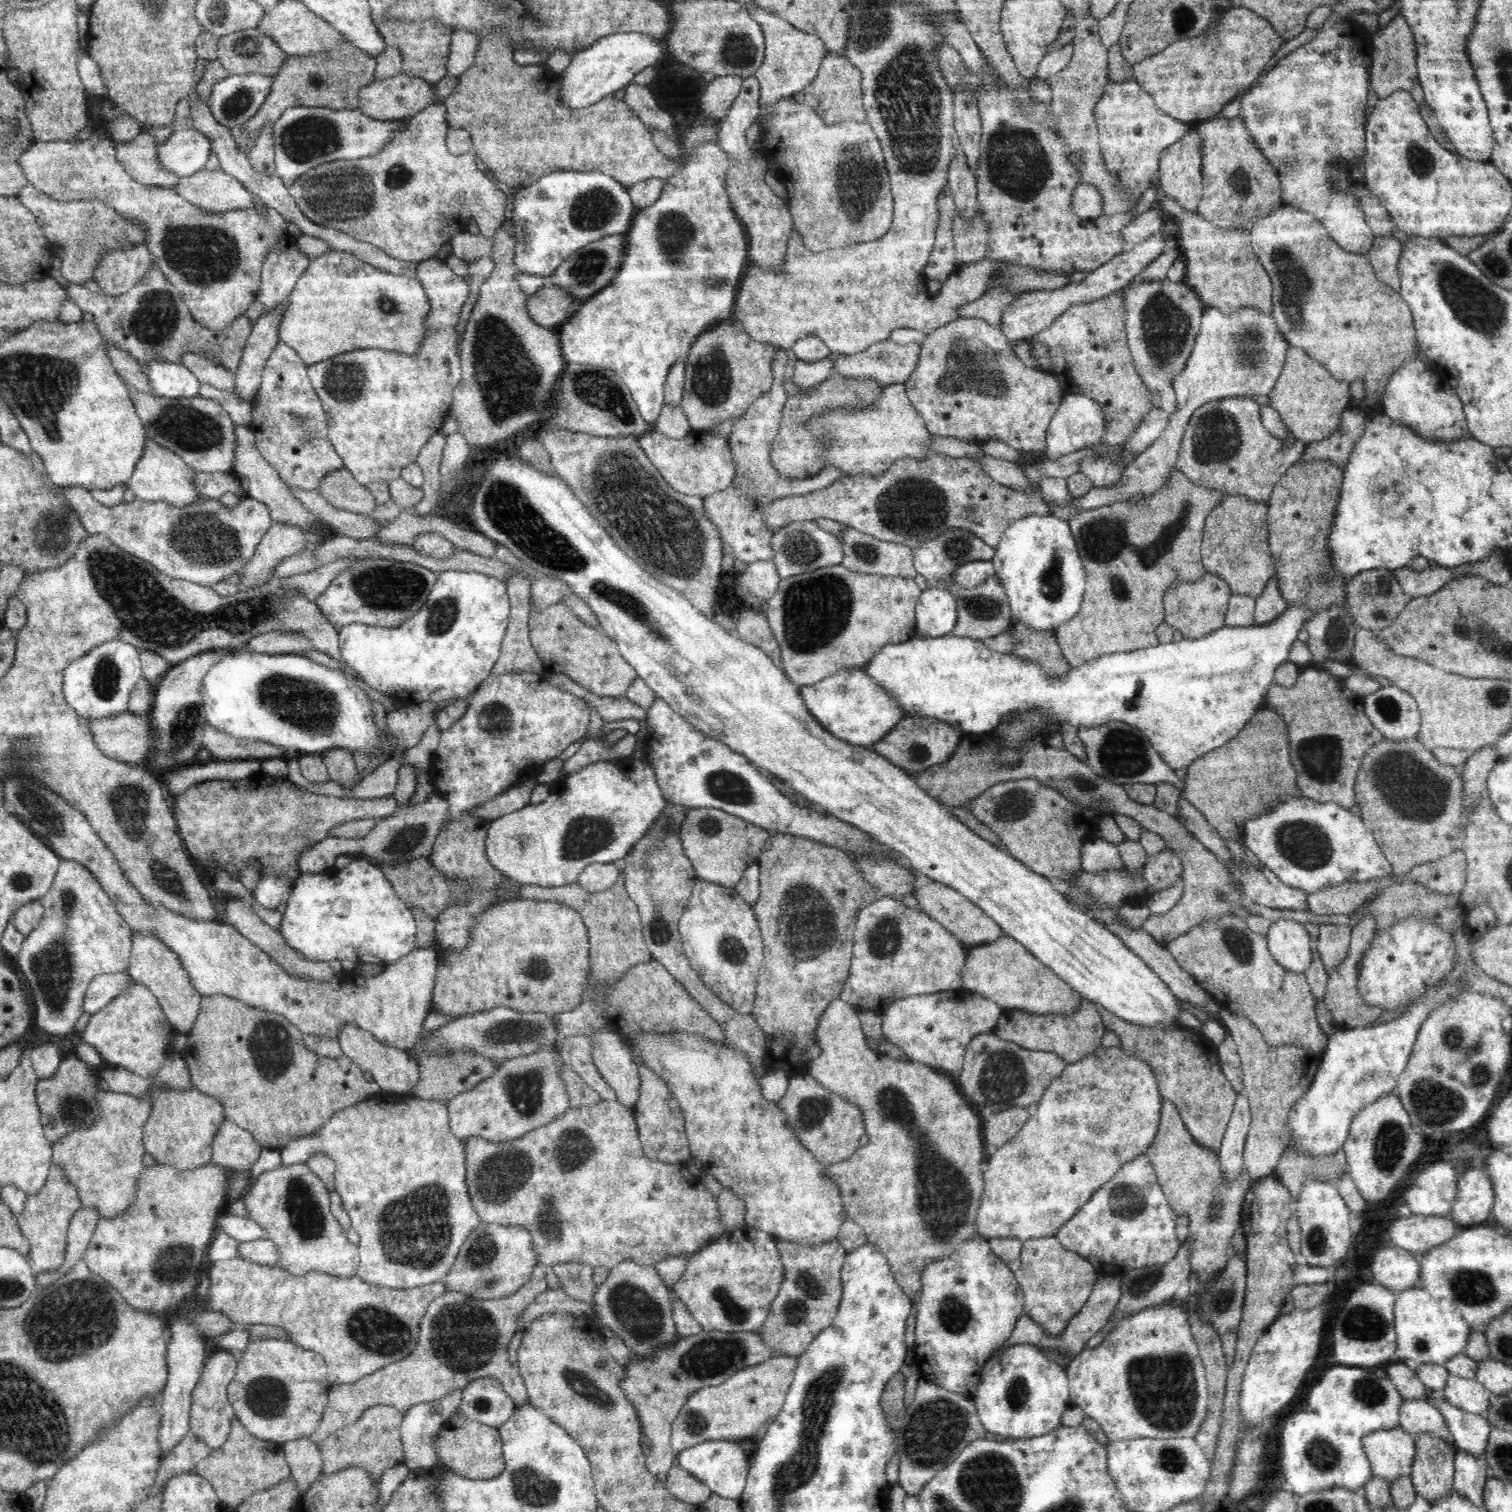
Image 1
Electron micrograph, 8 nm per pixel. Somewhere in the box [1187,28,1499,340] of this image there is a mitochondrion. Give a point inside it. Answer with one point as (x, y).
(1422, 163)

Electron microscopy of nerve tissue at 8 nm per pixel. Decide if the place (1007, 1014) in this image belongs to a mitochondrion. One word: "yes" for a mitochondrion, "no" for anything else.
no

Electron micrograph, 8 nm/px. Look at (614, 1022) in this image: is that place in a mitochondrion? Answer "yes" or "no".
no

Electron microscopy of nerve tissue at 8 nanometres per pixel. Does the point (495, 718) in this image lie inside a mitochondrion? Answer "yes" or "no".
yes

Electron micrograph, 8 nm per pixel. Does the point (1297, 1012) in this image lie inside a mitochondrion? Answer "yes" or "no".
no

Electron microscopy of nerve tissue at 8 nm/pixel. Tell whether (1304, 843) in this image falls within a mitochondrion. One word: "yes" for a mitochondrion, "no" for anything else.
yes

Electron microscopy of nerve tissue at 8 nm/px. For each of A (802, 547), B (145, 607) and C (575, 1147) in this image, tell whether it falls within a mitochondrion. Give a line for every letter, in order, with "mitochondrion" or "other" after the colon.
A: mitochondrion
B: mitochondrion
C: mitochondrion

